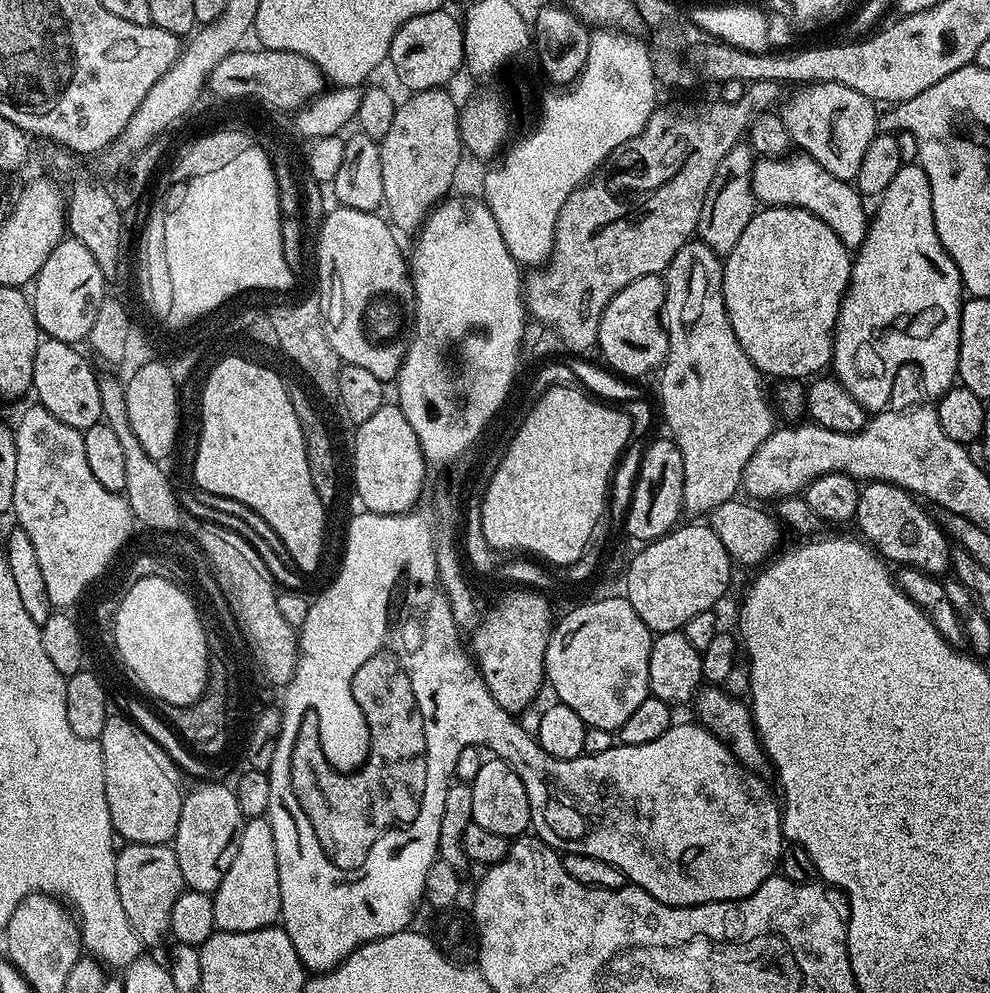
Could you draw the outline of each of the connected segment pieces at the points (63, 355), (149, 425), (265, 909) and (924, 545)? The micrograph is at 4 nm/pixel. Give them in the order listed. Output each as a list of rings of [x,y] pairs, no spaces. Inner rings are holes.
[[[41,339],[38,350],[34,354],[34,374],[31,391],[36,392],[39,407],[50,410],[58,422],[66,422],[66,426],[86,429],[102,420],[102,400],[99,397],[98,373],[88,365],[86,357],[80,353],[79,347],[61,340]]]
[[[151,362],[132,374],[125,387],[126,414],[134,437],[142,444],[143,450],[150,458],[159,462],[166,461],[168,455],[176,448],[176,431],[180,428],[180,408],[176,405],[178,385],[171,377],[167,363]]]
[[[263,816],[253,820],[245,819],[244,829],[240,831],[238,854],[230,862],[230,870],[222,878],[212,896],[214,902],[214,922],[221,932],[253,932],[259,928],[273,927],[280,918],[280,890],[276,887],[278,878],[278,854],[274,850],[274,830]]]
[[[873,480],[860,489],[854,524],[860,527],[859,535],[885,560],[896,566],[917,568],[940,578],[945,575],[944,571],[949,571],[952,548],[944,528],[924,513],[923,506],[917,497],[904,488],[888,484],[885,480]]]

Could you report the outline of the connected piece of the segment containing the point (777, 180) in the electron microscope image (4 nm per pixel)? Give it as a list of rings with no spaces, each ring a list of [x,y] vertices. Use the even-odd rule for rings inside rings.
[[[794,154],[759,159],[752,169],[752,189],[759,203],[769,207],[800,208],[814,213],[842,239],[850,252],[860,248],[868,232],[868,212],[864,210],[863,197],[849,182],[830,174],[811,156]]]

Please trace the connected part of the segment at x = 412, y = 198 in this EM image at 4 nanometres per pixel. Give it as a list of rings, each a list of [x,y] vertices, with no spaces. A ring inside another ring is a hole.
[[[431,88],[430,90],[422,90],[421,92],[413,92],[407,97],[409,100],[401,99],[396,105],[396,113],[394,114],[394,123],[390,126],[390,134],[386,134],[386,138],[379,140],[380,157],[382,158],[382,194],[384,195],[383,207],[388,208],[386,211],[387,219],[390,221],[393,229],[397,233],[409,232],[415,233],[428,217],[429,212],[441,203],[452,192],[452,183],[454,182],[454,166],[462,163],[462,157],[465,155],[466,149],[460,142],[460,108],[458,104],[452,101],[452,96],[448,90],[444,88]]]

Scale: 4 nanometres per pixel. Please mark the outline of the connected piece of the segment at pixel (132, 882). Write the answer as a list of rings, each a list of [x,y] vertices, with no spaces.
[[[131,842],[123,846],[124,849],[116,852],[116,885],[122,910],[126,910],[126,918],[130,918],[130,926],[138,934],[141,945],[156,944],[169,935],[170,910],[174,910],[174,902],[178,902],[186,888],[182,870],[178,870],[175,847]]]

